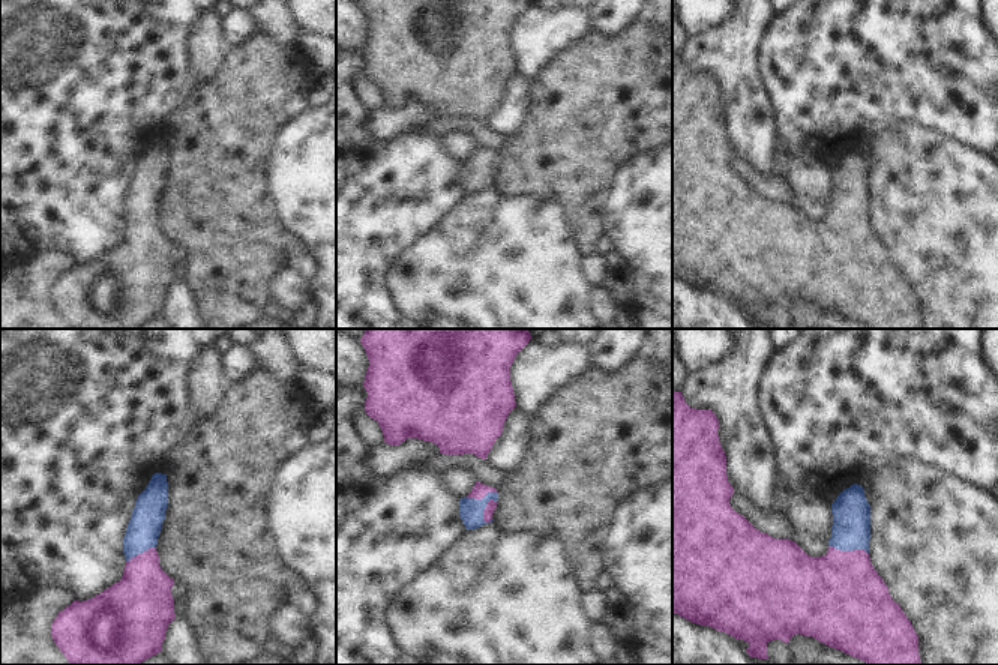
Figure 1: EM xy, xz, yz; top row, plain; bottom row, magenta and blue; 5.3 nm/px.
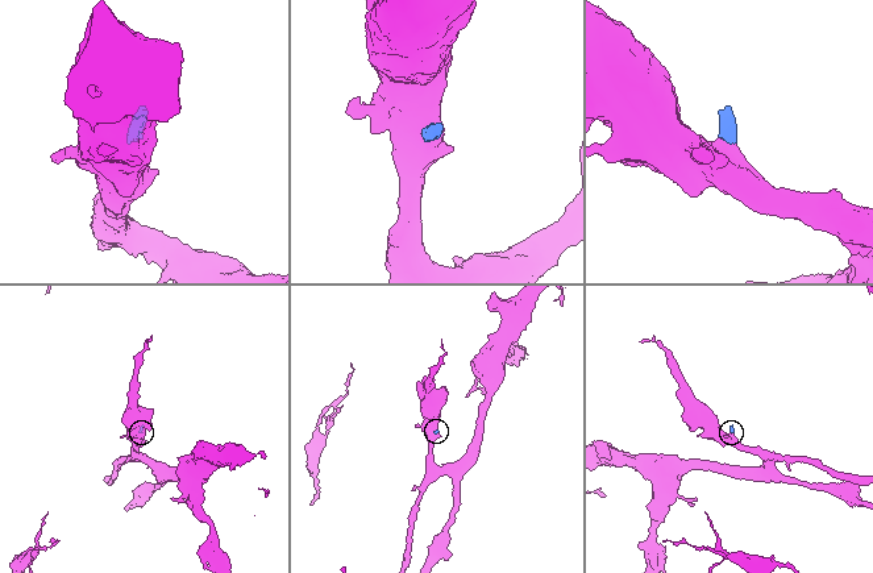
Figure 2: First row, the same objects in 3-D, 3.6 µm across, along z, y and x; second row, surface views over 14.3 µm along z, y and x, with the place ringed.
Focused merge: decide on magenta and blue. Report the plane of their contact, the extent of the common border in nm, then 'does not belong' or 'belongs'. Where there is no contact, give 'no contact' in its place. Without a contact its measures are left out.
yz | 220 nm | belongs

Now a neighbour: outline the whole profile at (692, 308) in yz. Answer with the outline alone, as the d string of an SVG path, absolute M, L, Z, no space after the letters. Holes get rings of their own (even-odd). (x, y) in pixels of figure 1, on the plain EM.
M672 278L672 329L756 329L731 299Z

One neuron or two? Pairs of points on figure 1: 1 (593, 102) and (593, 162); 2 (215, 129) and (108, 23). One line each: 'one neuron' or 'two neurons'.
1: one neuron
2: two neurons

